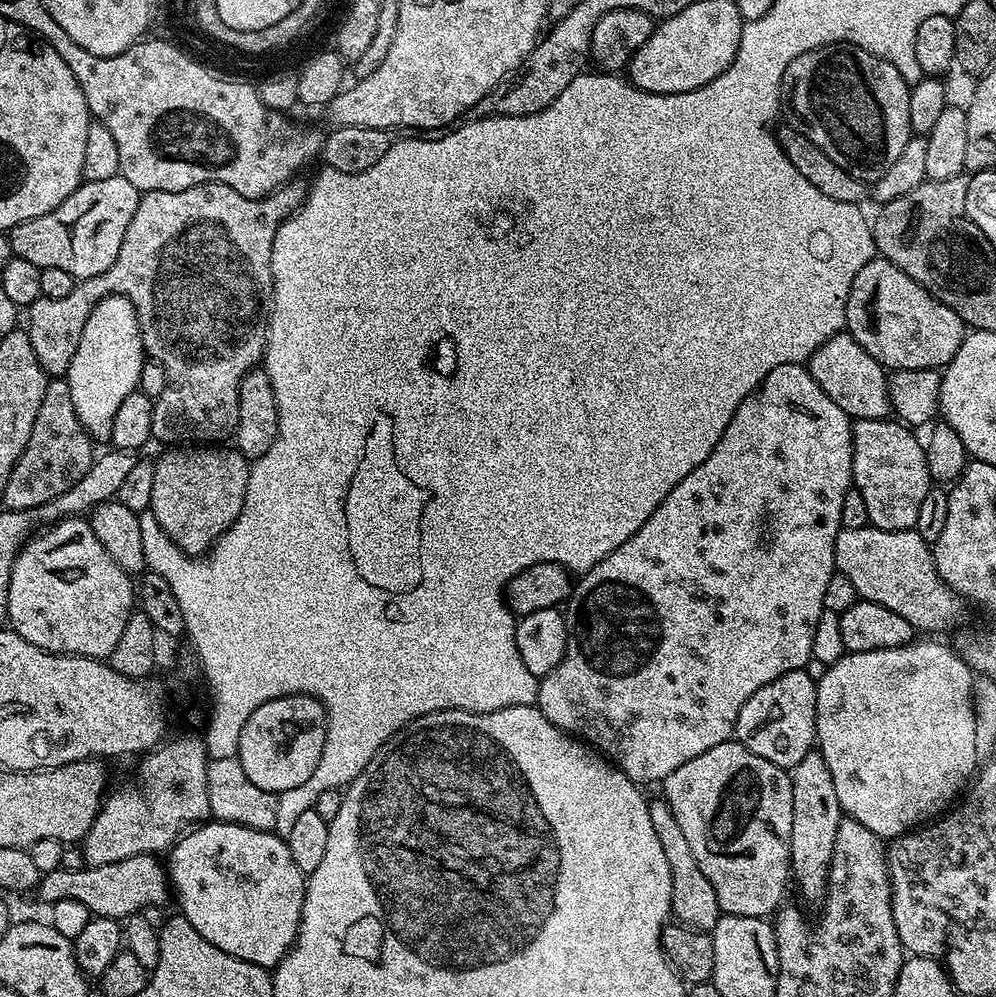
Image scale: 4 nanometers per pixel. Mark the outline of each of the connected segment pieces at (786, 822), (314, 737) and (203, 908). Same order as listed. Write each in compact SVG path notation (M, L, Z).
M733 738L706 750L706 754L698 754L698 758L690 758L690 762L686 762L683 766L678 766L674 774L670 774L663 780L662 788L664 788L662 798L668 803L670 810L674 810L674 818L678 818L678 826L682 826L682 834L686 834L686 842L690 842L690 851L694 853L698 867L702 869L702 874L706 874L710 886L714 886L714 894L718 894L721 913L726 916L745 916L746 918L771 917L781 907L780 899L783 898L784 891L790 888L792 867L790 826L794 826L794 790L791 775L785 769L774 766L774 762L766 762L766 758L758 758L758 754L746 750L746 746L742 746L739 740Z
M283 696L282 698L274 698L268 700L264 704L257 704L249 711L246 722L242 726L242 730L238 733L237 742L234 744L235 755L241 762L242 768L246 772L250 782L264 791L270 791L275 794L285 792L286 790L294 790L294 786L302 786L302 782L306 782L306 778L310 778L310 774L314 774L314 766L318 766L318 758L322 758L322 746L326 742L326 730L328 729L328 721L324 714L324 707L320 700L315 700L313 696Z
M213 819L185 832L167 856L166 871L174 900L180 903L179 915L184 916L210 946L218 946L218 950L226 950L226 954L234 954L234 958L275 969L296 941L306 887L306 873L298 870L294 858L290 858L287 839L277 836L275 831Z

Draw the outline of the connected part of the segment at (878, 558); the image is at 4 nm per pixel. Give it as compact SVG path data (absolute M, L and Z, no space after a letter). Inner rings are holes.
M841 528L834 542L834 558L836 559L836 571L846 574L854 585L857 597L870 602L878 602L878 606L886 606L886 610L894 610L894 614L902 614L906 622L920 634L940 634L936 632L948 632L964 616L965 605L956 591L938 574L934 566L934 558L929 541L924 541L919 536L919 531L887 532L881 528Z

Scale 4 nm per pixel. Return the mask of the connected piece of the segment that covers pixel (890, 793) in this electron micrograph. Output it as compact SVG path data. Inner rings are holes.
M916 638L910 644L894 646L886 650L850 652L838 662L827 665L821 671L824 673L816 680L816 744L822 758L826 758L826 766L830 766L830 775L834 777L834 791L838 794L840 811L847 819L862 822L866 830L874 830L874 834L882 838L902 836L921 827L925 822L939 817L942 810L953 803L951 800L959 794L960 787L964 783L965 787L973 779L978 768L978 757L974 746L975 712L972 705L974 673L955 647L947 648L936 640L939 639Z

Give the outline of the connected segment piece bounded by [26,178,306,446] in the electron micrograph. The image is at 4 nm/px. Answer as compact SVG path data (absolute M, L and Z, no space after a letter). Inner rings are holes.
M297 178L264 196L261 200L246 198L238 194L238 190L230 190L225 184L199 184L177 192L145 192L138 202L138 210L134 210L134 218L130 218L130 226L126 226L126 238L122 238L122 247L118 249L118 258L114 258L114 266L94 278L79 281L66 294L66 298L46 298L29 304L26 309L28 324L26 331L30 338L30 346L34 346L34 354L38 354L38 362L44 367L44 372L50 378L64 378L68 375L70 362L74 362L74 350L78 350L78 342L82 338L82 326L86 326L86 318L107 296L125 296L134 306L138 326L144 343L144 355L155 360L166 370L166 390L155 397L152 405L152 440L161 440L164 446L180 446L185 442L224 442L235 437L238 426L238 390L242 378L264 359L264 347L268 341L268 313L272 303L272 251L274 250L274 234L282 226L282 222L294 215L302 207L306 199L306 184Z

